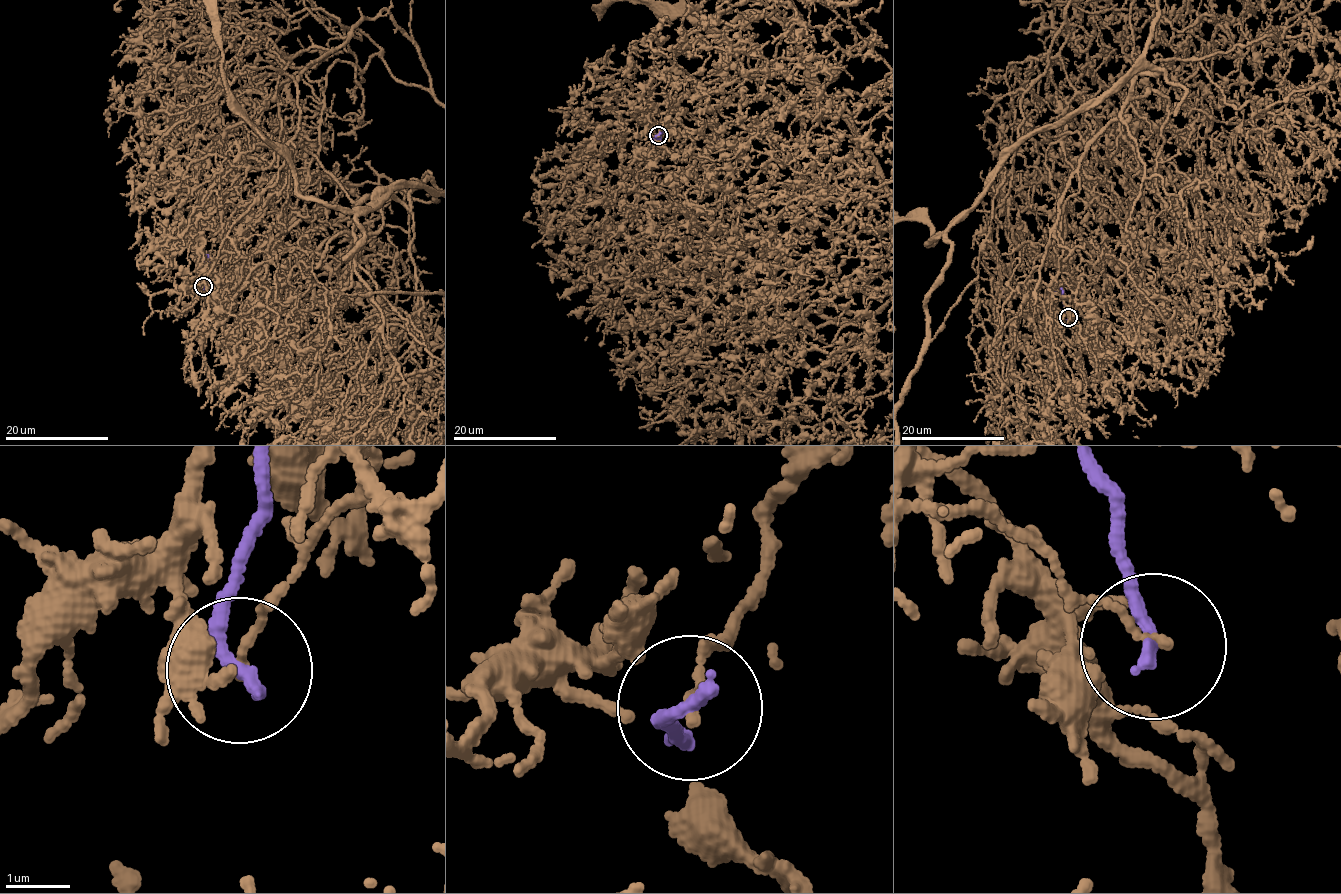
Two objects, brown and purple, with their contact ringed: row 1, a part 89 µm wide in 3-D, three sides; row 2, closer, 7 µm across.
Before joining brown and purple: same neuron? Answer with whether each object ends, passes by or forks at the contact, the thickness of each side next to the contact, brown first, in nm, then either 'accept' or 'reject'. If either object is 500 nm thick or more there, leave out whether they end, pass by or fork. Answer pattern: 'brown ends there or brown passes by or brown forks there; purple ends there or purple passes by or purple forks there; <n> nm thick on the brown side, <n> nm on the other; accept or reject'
brown passes by; purple ends there; 90 nm thick on the brown side, 240 nm on the other; reject

